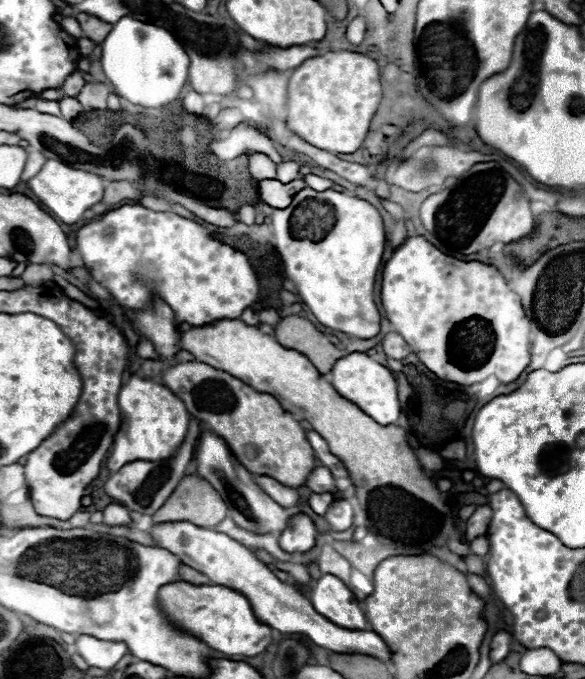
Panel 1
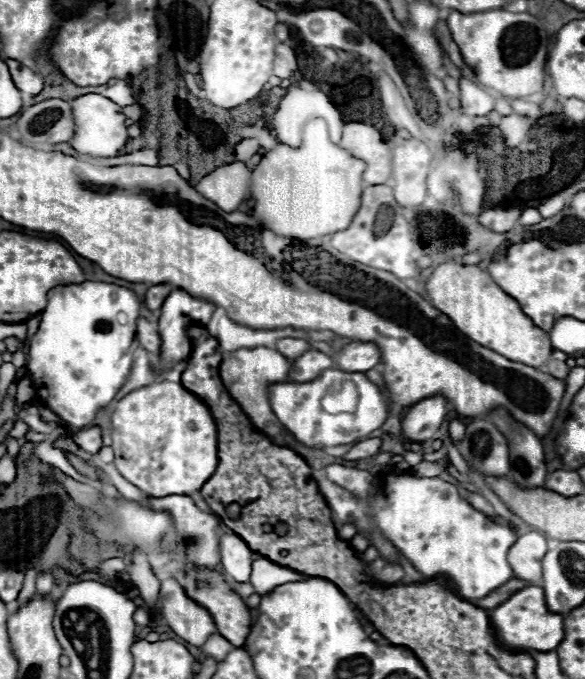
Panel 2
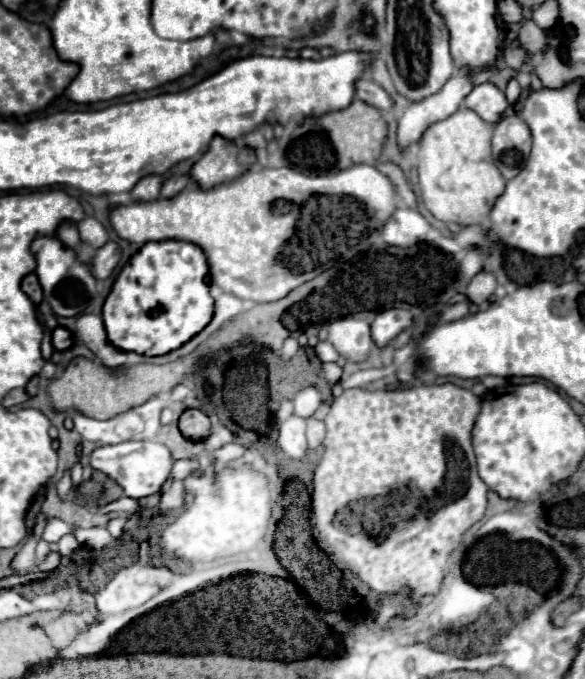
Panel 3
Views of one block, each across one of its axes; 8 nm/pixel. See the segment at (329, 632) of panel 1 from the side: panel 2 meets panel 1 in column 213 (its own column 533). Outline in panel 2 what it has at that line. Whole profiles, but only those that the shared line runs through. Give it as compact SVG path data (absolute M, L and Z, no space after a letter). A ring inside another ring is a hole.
M542 532L522 534L508 550L508 562L514 568L514 576L536 582L542 578L542 556L546 554L546 536Z

